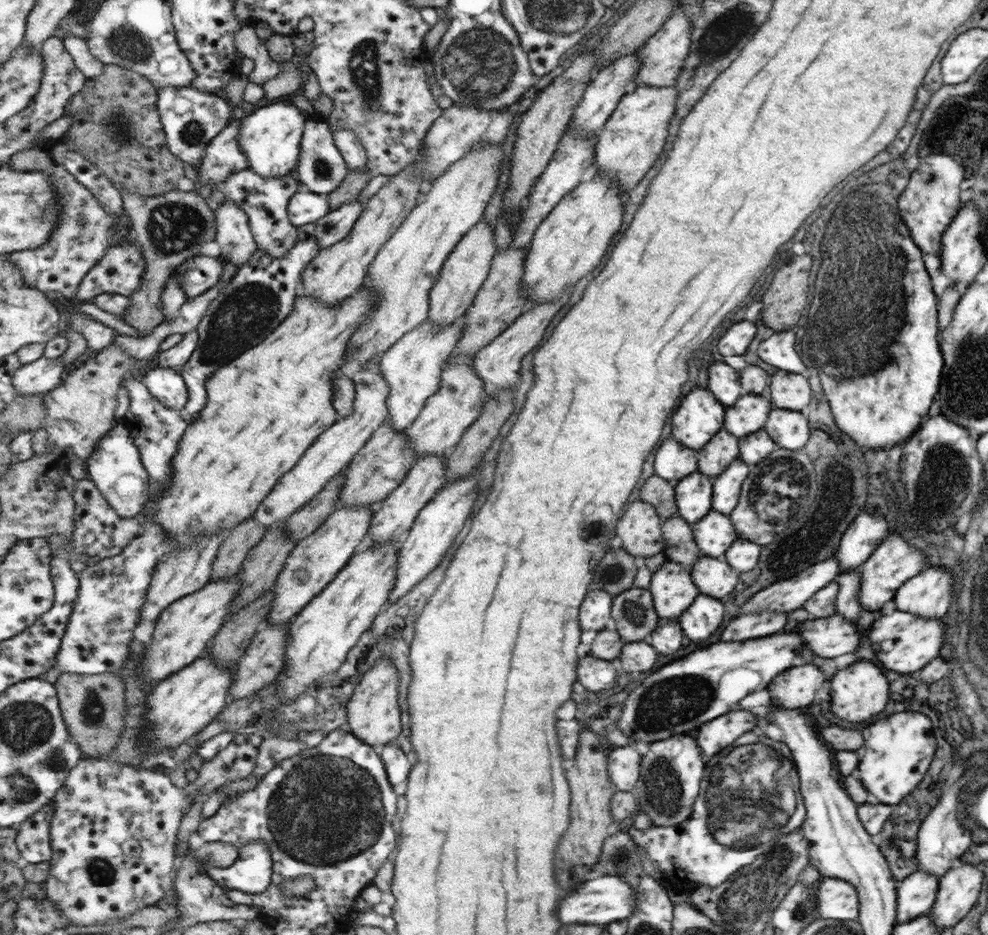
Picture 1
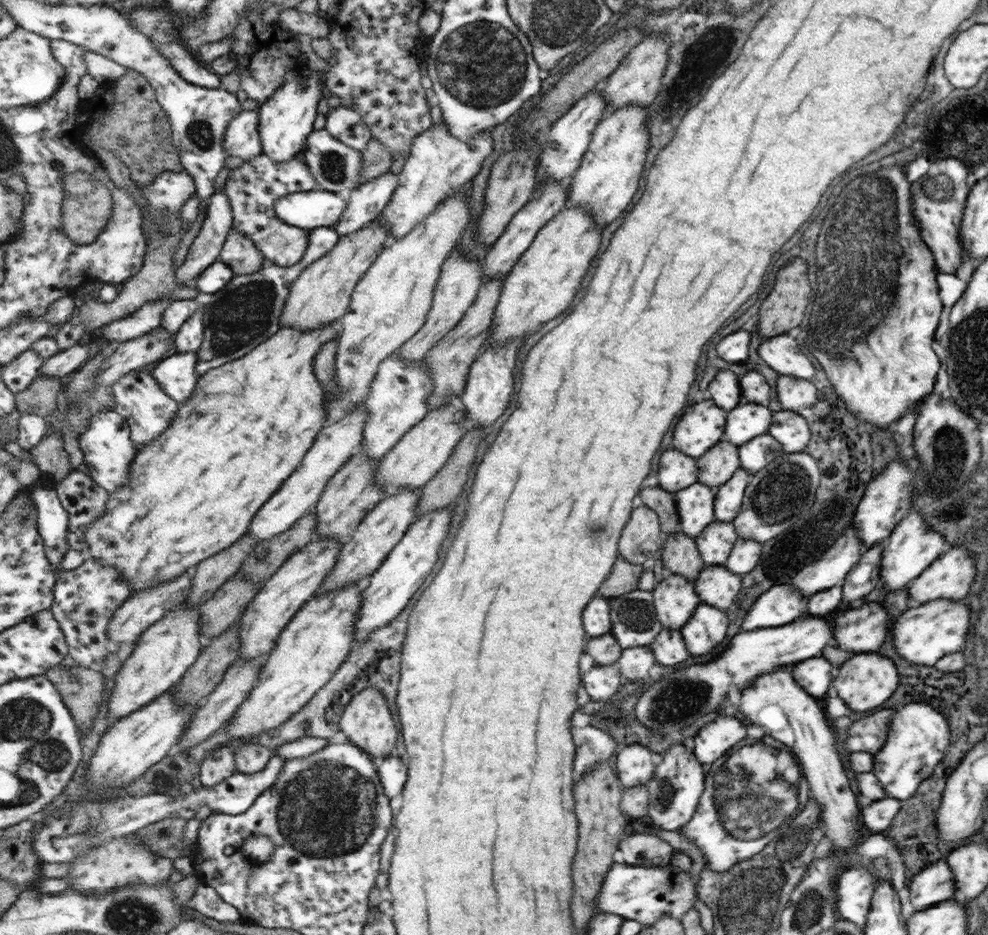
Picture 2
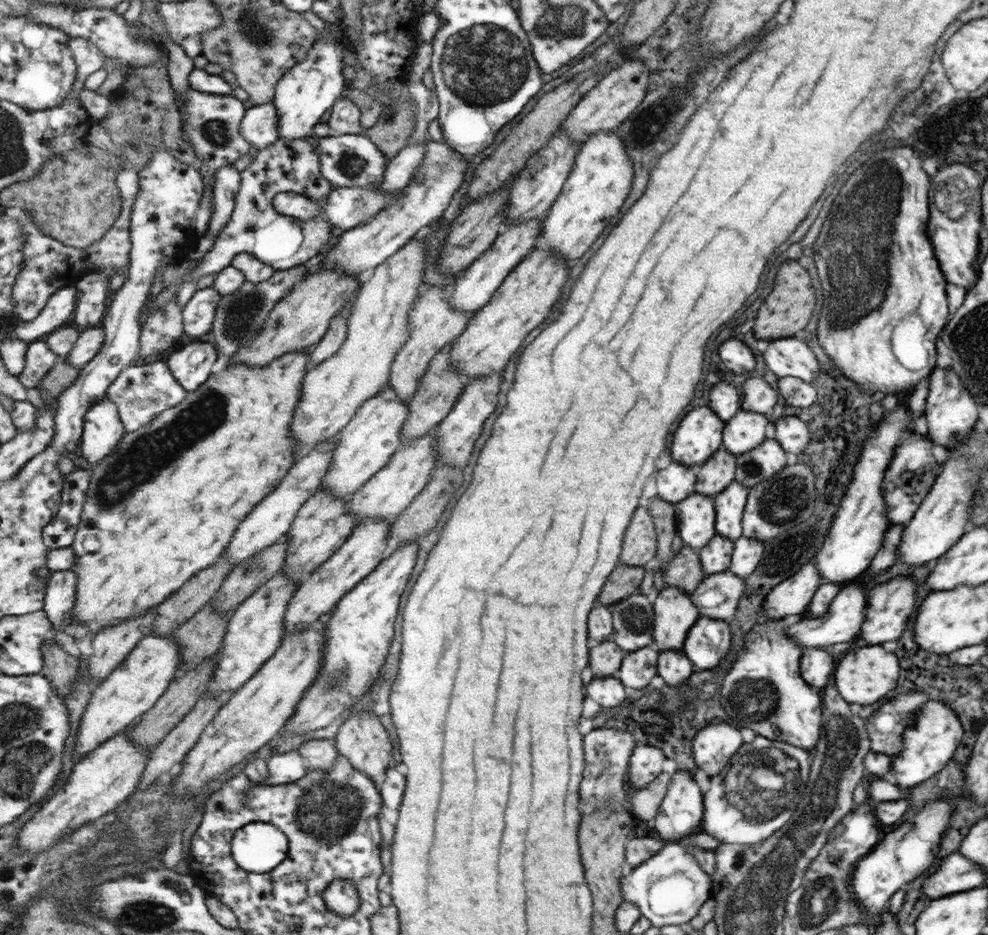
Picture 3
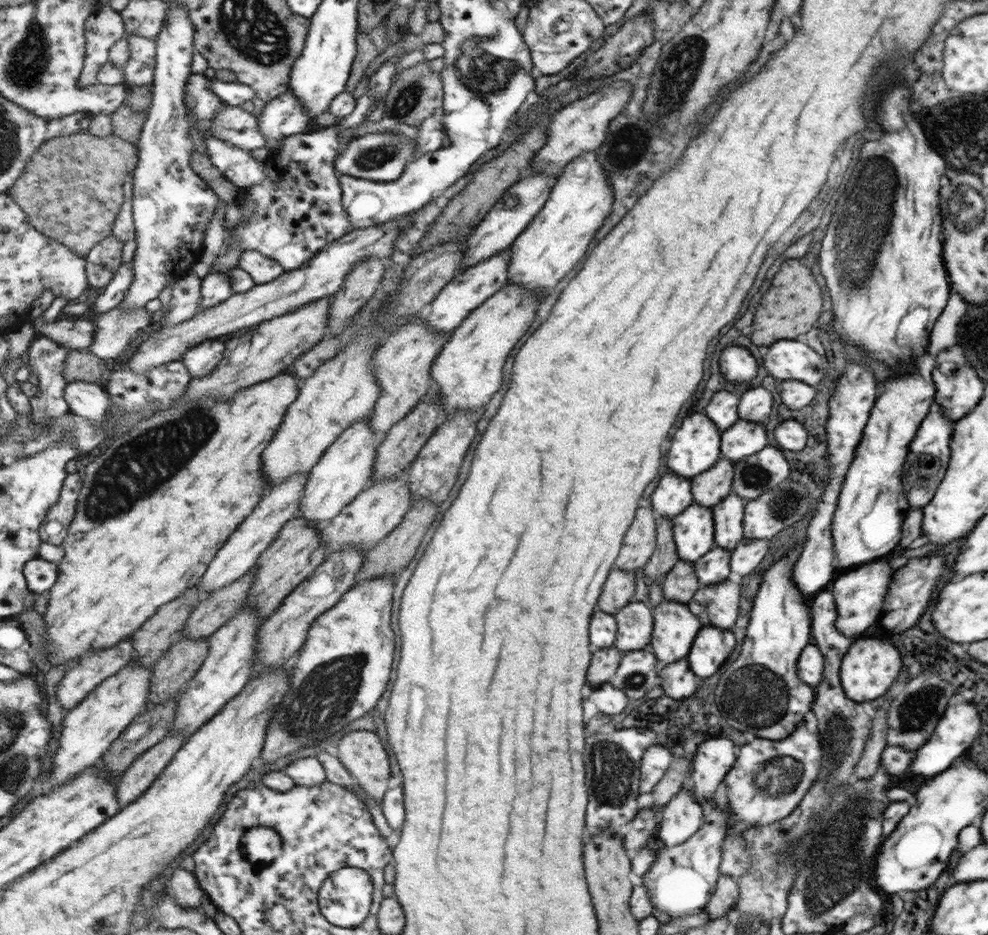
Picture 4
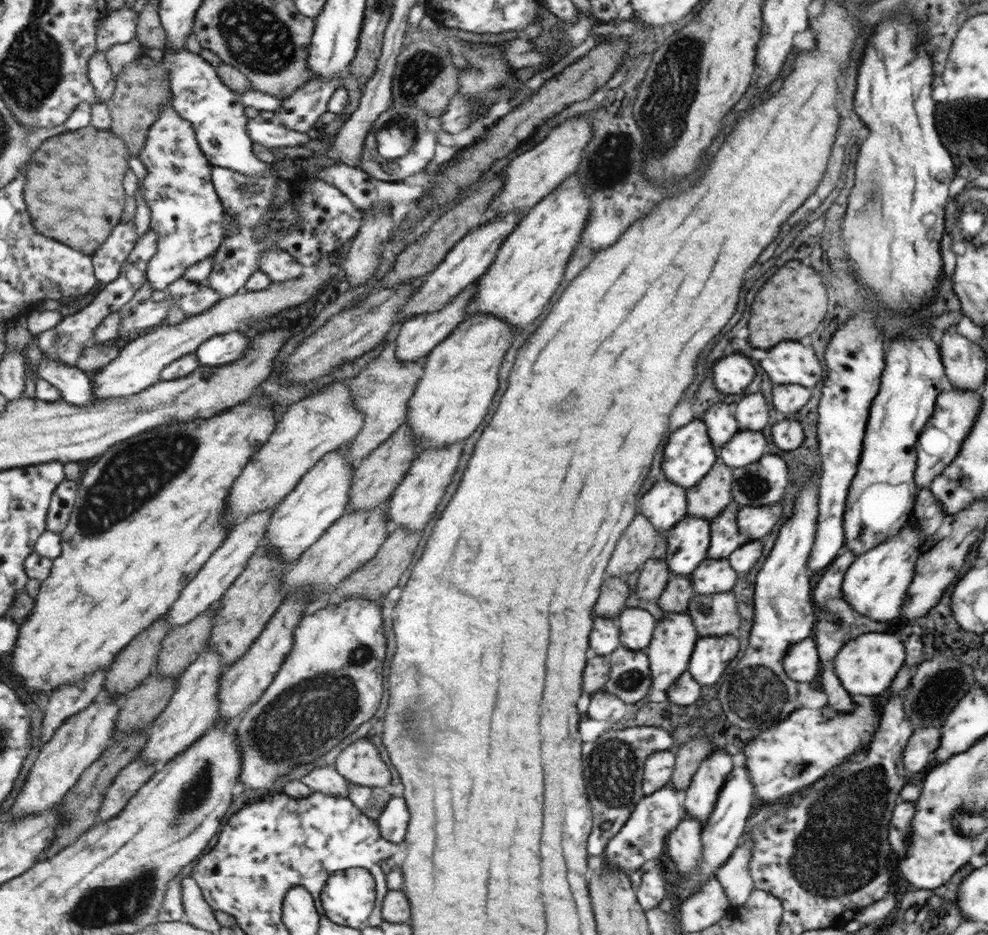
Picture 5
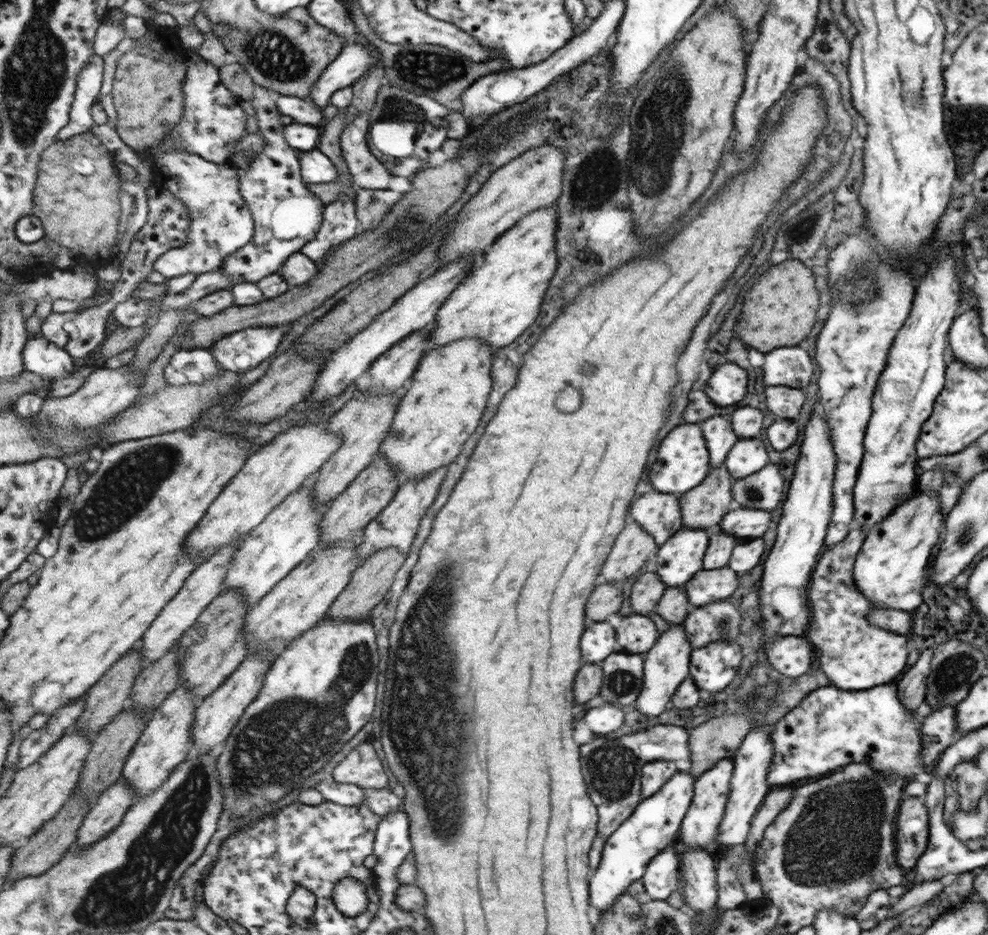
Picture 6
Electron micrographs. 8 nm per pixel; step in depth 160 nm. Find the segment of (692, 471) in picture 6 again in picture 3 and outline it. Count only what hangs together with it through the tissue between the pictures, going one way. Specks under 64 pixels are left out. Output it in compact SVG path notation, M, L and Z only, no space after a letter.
M708 407L690 409L673 434L669 456L686 467L702 465L722 445L723 421Z

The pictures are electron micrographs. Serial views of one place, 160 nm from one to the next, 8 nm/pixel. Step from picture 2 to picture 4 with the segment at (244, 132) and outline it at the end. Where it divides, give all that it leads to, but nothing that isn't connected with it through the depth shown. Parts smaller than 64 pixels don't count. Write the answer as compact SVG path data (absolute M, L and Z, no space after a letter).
M289 90L264 107L259 116L259 131L267 138L281 141L289 136L303 134L313 118L303 103Z

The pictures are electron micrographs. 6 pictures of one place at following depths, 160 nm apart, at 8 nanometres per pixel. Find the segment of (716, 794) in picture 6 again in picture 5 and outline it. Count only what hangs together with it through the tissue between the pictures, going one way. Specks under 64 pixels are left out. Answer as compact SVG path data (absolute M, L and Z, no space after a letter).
M719 744L716 750L699 763L684 789L685 812L702 822L707 820L730 773L731 758Z

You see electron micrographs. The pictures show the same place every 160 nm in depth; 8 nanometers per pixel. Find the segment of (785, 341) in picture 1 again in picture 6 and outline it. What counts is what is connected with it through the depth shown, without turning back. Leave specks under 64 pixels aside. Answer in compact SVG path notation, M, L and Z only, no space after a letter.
M797 346L777 348L777 352L765 354L763 384L767 387L804 390L812 374L813 364L811 364L809 354Z

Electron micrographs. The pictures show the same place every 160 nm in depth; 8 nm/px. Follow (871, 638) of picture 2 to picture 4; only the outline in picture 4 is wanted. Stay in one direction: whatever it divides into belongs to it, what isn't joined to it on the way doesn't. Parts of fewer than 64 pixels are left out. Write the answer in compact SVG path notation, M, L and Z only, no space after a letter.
M927 553L925 557L905 557L902 559L896 569L894 582L890 584L888 596L884 600L885 614L881 615L881 626L887 632L903 632L909 626L917 622L917 618L923 614L931 600L931 592L939 580L943 560L941 556Z

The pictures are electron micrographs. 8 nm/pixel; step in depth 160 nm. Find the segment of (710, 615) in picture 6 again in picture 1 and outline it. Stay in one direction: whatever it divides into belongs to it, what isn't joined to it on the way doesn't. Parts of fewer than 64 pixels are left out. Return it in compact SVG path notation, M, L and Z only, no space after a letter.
M702 554L689 570L692 581L703 596L723 598L733 590L737 582L737 571L721 558L716 559Z

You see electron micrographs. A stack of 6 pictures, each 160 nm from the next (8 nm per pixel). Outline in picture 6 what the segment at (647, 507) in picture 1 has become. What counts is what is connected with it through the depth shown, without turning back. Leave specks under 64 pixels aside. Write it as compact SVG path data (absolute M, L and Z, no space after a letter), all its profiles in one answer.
M633 520L625 525L625 532L616 537L617 544L612 544L613 552L609 551L608 559L600 569L598 585L615 584L633 576L646 562L645 558L655 550L653 537Z

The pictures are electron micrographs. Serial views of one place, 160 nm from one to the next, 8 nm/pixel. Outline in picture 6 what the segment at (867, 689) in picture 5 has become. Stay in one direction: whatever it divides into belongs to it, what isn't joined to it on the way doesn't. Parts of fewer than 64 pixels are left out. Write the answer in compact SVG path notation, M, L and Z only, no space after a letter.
M852 525L847 538L827 547L817 560L812 584L809 584L808 602L812 606L812 620L805 633L809 644L818 651L817 668L837 688L867 690L891 682L905 668L907 646L905 638L879 625L868 623L869 612L877 605L856 592L853 570L855 556L859 554L865 534L860 525Z

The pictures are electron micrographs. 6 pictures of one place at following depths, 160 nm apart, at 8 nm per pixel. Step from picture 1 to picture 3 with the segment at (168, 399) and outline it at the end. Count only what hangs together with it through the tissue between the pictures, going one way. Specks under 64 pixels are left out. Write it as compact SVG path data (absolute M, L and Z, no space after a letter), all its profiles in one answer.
M197 341L167 355L166 361L173 376L190 393L213 376L221 365L219 356L221 354L212 342Z

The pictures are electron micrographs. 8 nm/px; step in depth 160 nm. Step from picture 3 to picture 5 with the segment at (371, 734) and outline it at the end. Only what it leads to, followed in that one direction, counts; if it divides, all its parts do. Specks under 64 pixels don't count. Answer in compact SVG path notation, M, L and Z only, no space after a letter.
M354 740L337 757L336 769L353 784L382 788L389 784L389 770L370 740Z

